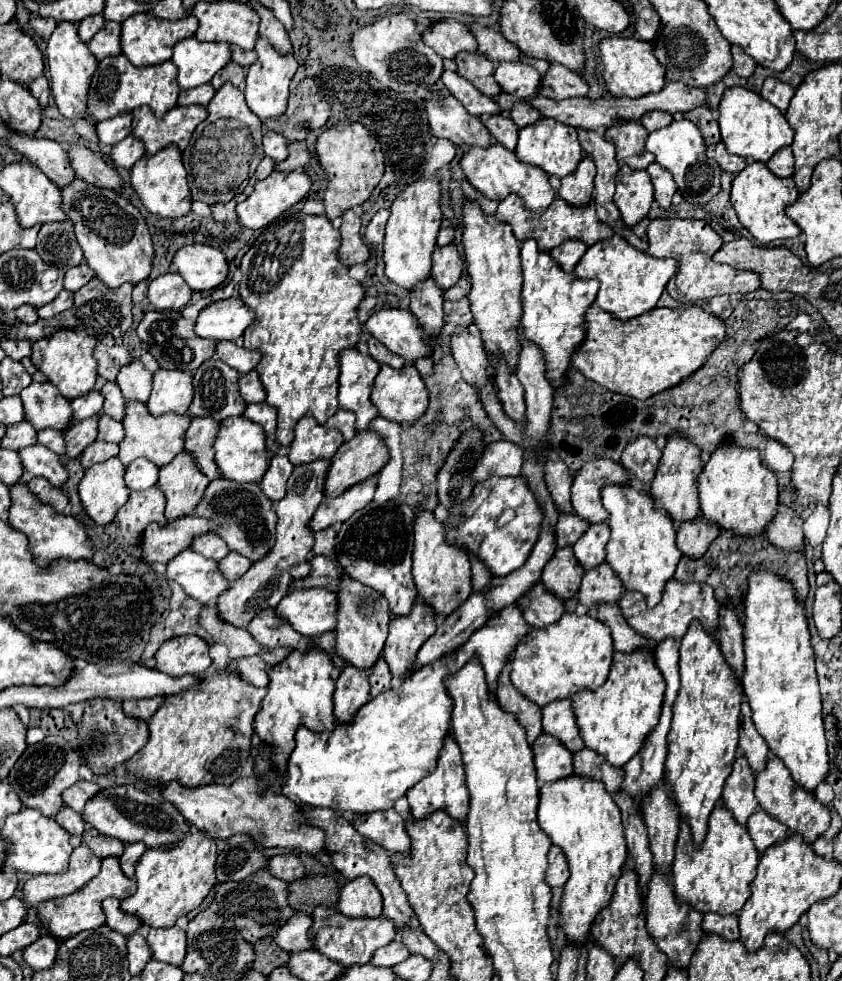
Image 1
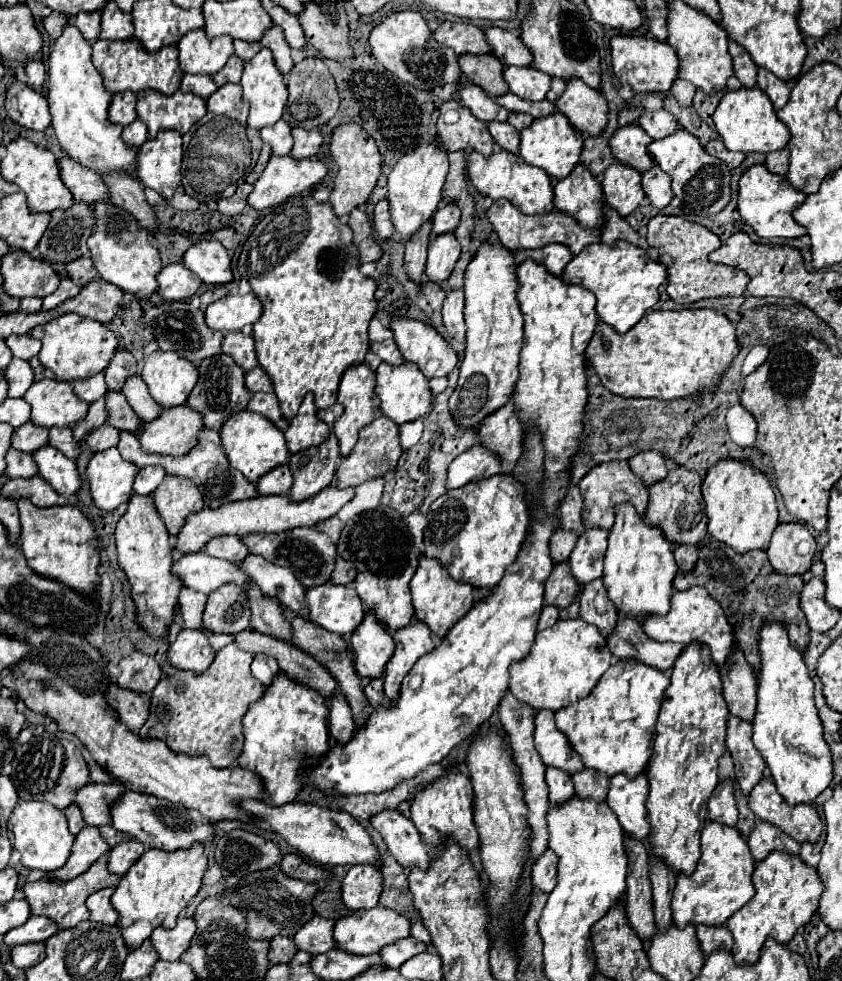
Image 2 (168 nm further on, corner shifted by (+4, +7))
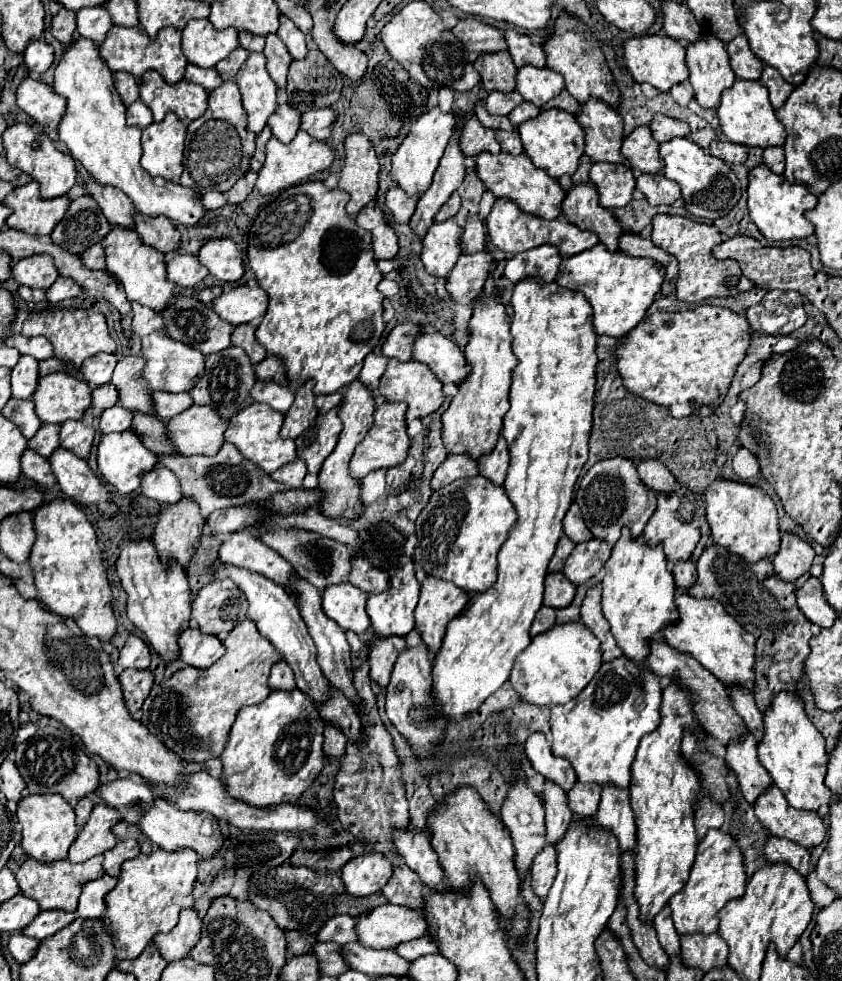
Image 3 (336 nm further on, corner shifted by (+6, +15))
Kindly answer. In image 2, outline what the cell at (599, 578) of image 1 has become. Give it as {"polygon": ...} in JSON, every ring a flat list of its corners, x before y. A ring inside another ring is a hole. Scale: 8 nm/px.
{"polygon":[[595,579,585,585,581,593,581,619,595,625,601,635,607,639,617,625,617,609,607,597,607,589,601,579]]}

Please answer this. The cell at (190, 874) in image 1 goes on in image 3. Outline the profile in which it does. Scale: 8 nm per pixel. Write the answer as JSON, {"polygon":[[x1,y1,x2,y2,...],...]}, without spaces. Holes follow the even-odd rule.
{"polygon":[[123,839,117,841,113,849,105,851,103,869,111,875,117,875,121,871,119,883,105,897,107,911,103,915,103,923,105,919,109,923,105,925,107,933,113,933,115,959,121,961,139,957,155,933,167,933,177,925,181,901,183,897,191,895,193,883,197,879,199,855,193,849,179,849,179,851,153,849,149,855,143,853,139,855,139,843,135,839]]}

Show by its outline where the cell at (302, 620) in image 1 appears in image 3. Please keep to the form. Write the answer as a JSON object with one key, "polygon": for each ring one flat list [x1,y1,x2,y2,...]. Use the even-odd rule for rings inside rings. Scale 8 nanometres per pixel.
{"polygon":[[351,583,329,585,321,593,323,597,323,611,329,619,337,621,341,629,351,629,357,635,365,633,371,625,365,613,365,599,367,593,357,589]]}

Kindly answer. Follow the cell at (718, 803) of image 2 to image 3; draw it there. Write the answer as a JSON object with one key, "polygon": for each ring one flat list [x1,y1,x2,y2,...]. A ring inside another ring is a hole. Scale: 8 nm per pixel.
{"polygon":[[705,795,699,801,699,809,695,809,695,829,697,837,705,837,709,829,721,829,725,823,725,811,723,807,713,801,713,797]]}

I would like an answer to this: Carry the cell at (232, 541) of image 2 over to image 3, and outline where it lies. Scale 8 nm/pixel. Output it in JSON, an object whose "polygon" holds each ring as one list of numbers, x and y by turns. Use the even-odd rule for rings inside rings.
{"polygon":[[235,531,227,541,221,543,219,559,231,565,241,565,245,569,259,571,283,587,285,577,289,577,289,573,295,573,283,557,263,545,255,535,245,531]]}

